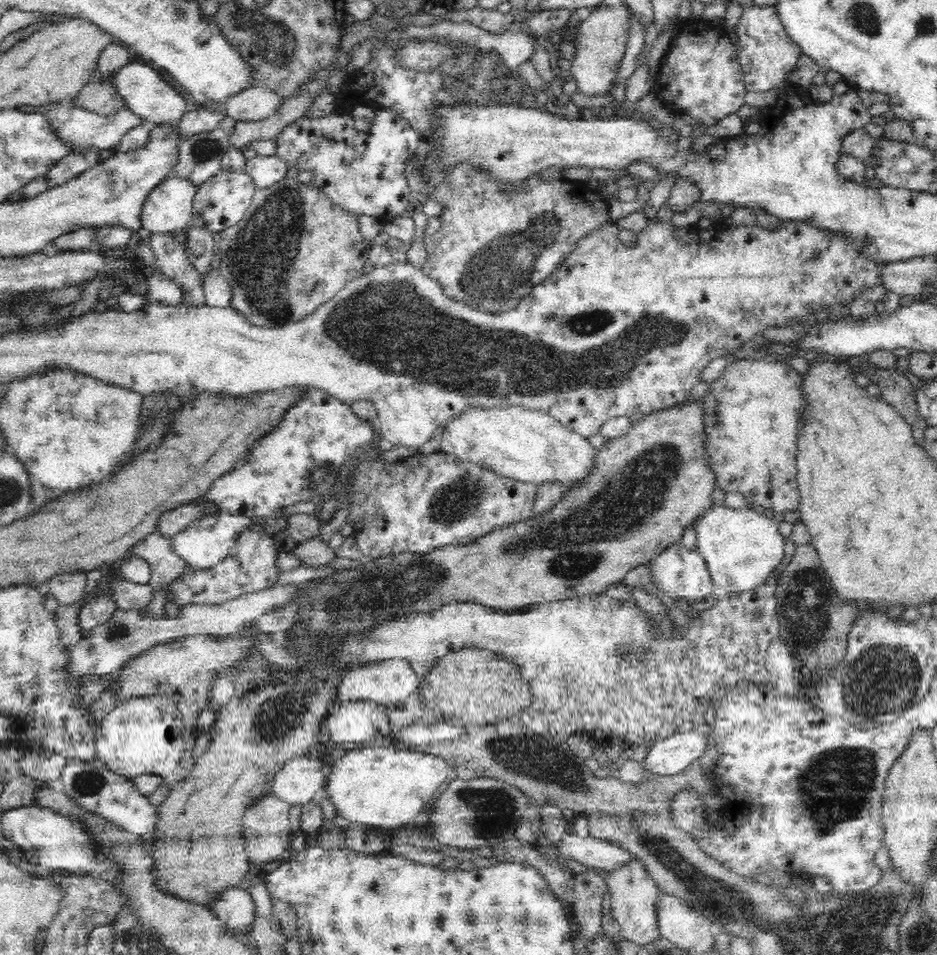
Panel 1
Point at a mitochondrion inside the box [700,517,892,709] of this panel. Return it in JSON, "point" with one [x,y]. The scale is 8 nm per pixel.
{"point":[809,604]}

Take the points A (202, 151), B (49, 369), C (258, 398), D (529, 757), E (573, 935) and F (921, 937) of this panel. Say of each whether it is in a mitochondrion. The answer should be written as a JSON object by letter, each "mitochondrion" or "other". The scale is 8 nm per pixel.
{"A":"mitochondrion","B":"other","C":"other","D":"mitochondrion","E":"other","F":"mitochondrion"}

